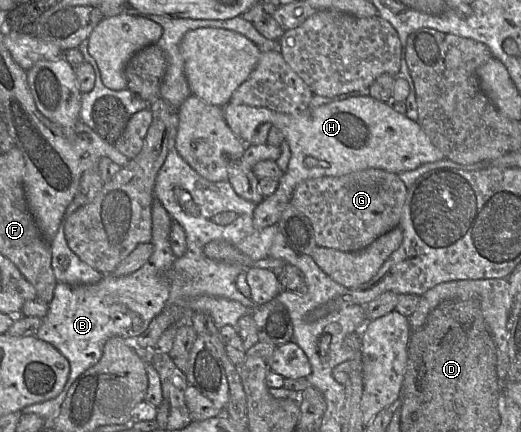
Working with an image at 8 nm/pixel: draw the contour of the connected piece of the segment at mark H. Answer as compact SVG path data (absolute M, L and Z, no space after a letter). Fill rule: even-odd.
M369 95L333 101L307 108L298 114L284 114L265 107L231 102L222 109L226 123L243 143L250 144L257 127L270 123L283 133L290 147L288 168L279 180L276 191L265 197L254 210L253 226L258 230L277 224L295 188L304 180L339 177L369 168L399 174L445 158L416 121L394 111L389 102L378 101Z

